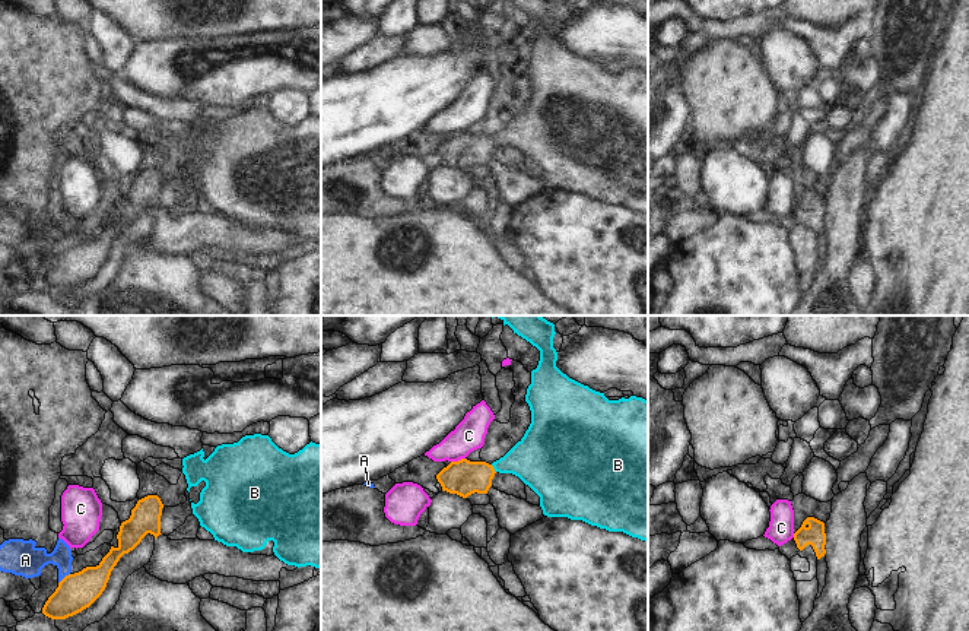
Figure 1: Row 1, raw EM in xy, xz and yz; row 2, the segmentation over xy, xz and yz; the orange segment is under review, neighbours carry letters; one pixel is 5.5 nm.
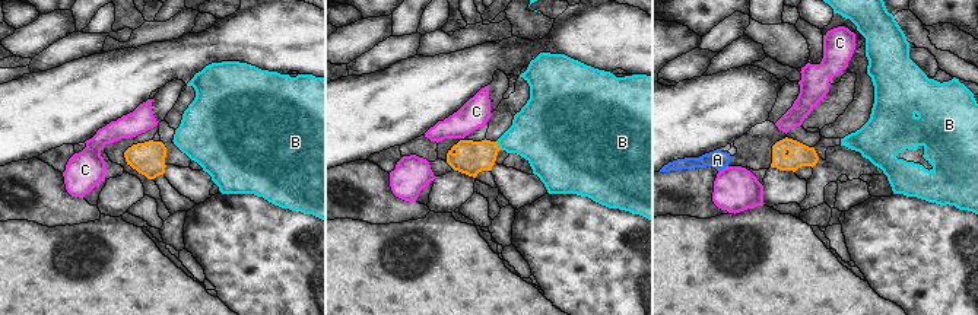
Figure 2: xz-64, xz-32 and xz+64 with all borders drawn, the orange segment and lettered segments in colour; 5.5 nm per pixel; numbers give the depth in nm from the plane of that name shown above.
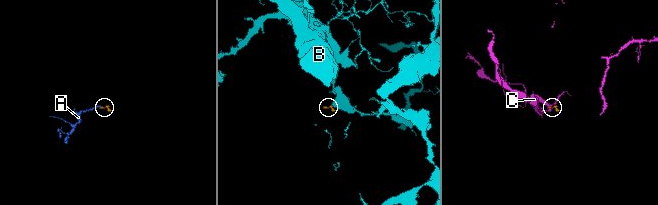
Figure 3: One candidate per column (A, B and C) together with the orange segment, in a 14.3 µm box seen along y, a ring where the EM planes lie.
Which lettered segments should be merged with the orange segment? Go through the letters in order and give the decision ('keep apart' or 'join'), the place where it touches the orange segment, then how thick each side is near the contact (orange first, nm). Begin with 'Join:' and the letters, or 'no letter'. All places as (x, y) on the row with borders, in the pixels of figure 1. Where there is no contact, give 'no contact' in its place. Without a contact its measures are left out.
Join: B
A: keep apart; contact xy (63, 579); calibres 200 and 180 nm
B: join; contact xz (493, 469); calibres 190 and 280 nm
C: keep apart; contact xz (458, 460); calibres 190 and 170 nm

